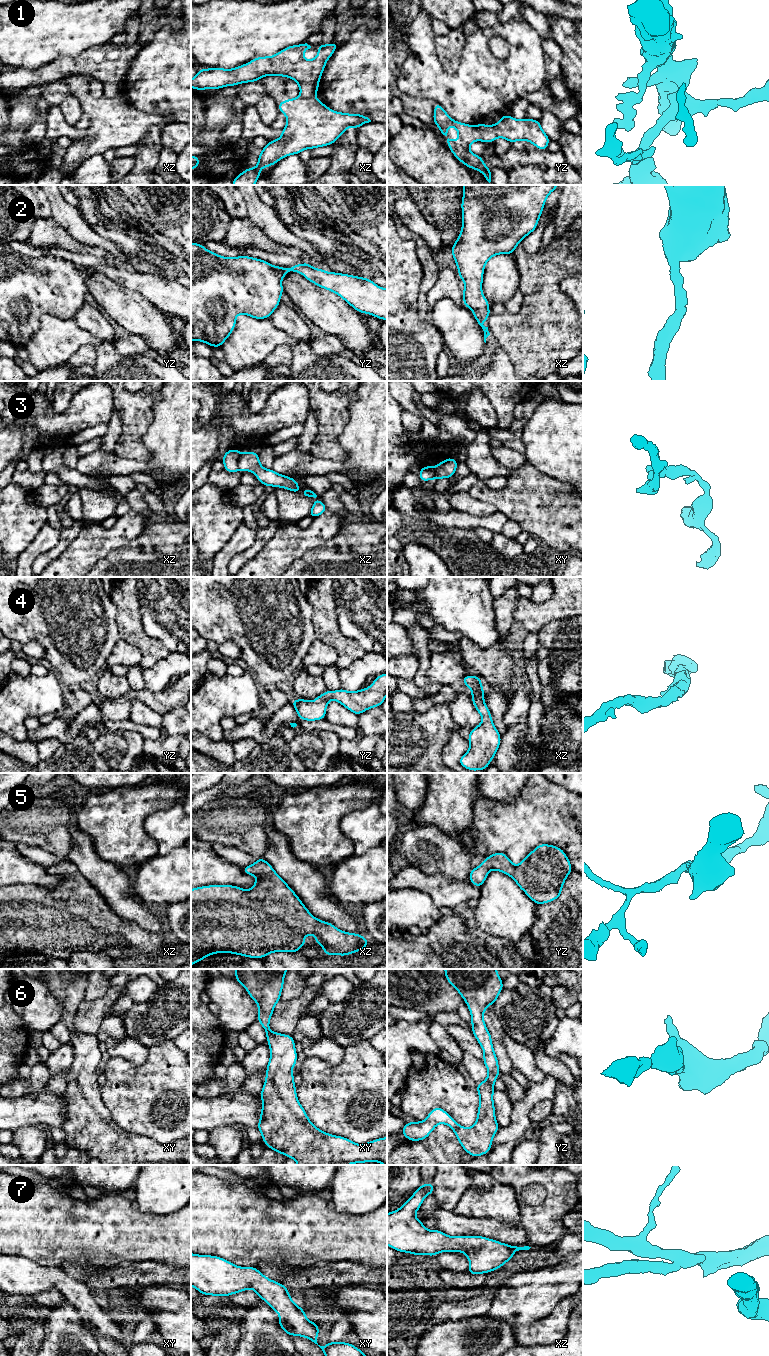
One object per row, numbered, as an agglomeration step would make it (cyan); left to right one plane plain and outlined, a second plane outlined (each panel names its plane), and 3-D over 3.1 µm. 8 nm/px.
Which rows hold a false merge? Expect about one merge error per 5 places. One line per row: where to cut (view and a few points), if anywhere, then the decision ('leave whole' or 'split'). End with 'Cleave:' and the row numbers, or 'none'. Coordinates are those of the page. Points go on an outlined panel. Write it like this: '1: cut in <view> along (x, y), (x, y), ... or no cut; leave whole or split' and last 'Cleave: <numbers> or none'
1: no cut; leave whole
2: no cut; leave whole
3: cut in xz along (241, 454), (238, 459), (238, 469); split
4: no cut; leave whole
5: no cut; leave whole
6: no cut; leave whole
7: no cut; leave whole
Cleave: 3

